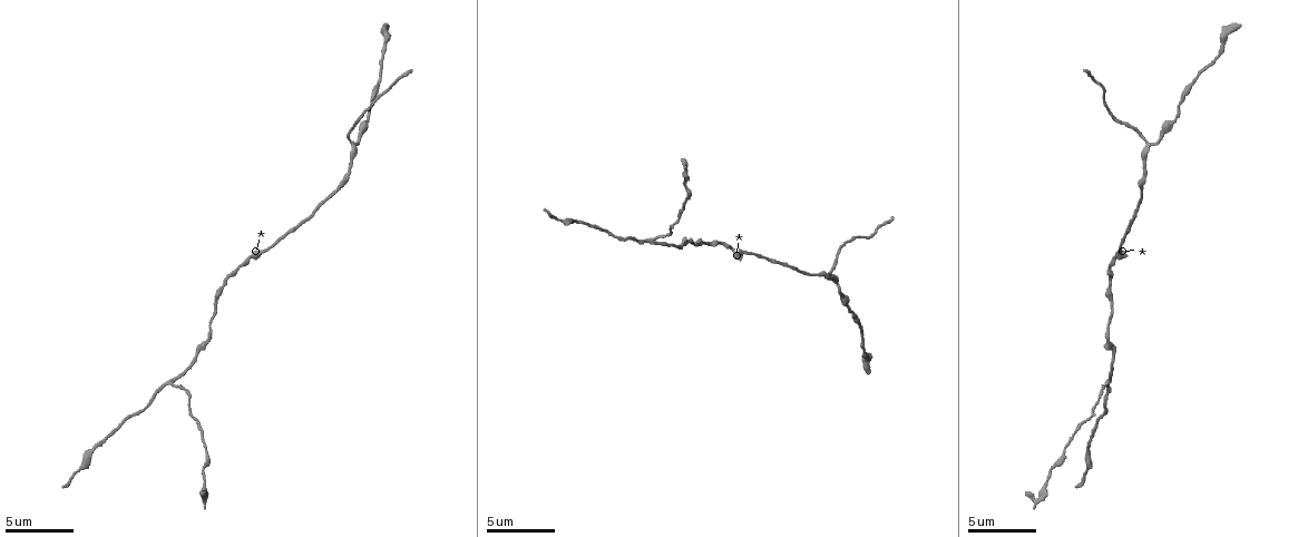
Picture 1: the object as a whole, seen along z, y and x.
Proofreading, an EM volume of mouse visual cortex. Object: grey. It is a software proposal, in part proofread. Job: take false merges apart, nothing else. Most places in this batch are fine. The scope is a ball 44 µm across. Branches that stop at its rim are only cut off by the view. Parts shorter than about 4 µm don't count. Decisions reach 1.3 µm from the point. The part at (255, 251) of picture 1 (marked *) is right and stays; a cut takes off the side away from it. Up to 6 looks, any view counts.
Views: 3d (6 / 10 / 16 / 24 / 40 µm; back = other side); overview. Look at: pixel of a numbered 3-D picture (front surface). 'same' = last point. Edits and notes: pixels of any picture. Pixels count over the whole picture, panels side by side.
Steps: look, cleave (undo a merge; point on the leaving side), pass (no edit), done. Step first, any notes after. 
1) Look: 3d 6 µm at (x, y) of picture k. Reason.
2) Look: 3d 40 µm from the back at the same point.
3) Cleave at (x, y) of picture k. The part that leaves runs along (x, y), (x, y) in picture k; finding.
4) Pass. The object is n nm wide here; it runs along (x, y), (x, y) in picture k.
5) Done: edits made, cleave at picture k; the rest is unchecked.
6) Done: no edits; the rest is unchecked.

Look: 3d 16 µm at (1107, 333) of picture 1. Calibre changes.

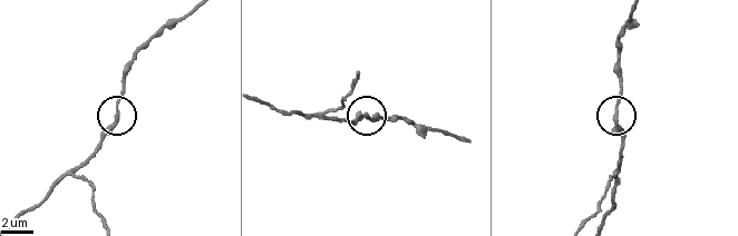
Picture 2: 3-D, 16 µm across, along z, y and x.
Pass. It runs along (168, 21), (139, 51), (126, 79), (116, 124), (87, 158) in picture 2; continuous, no second neuron.

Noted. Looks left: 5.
Look: 3d 16 µm at (1107, 382) of picture 1. Arms part here.

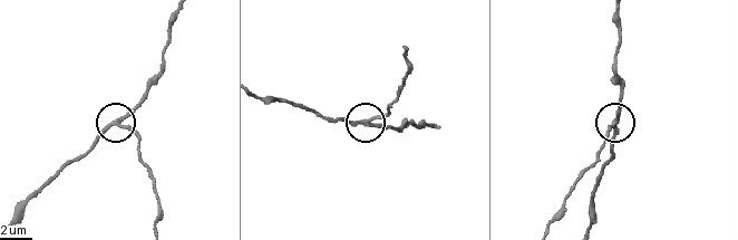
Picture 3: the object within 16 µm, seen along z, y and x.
Pass. The object is 220 nm wide here; it runs along (433, 126), (411, 123), (374, 126), (327, 118) in picture 3; one neuron here.

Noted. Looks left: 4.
Look: 3d 10 µm at (354, 144) of picture 1. Three arms meet.

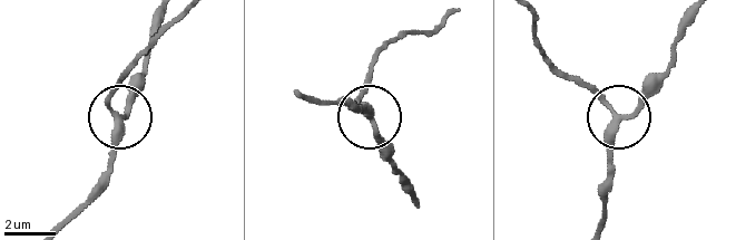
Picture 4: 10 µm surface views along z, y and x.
Pass. 3 arms meet here; it runs along (601, 221), (615, 120), (576, 76) in picture 4; continuous, no second neuron.

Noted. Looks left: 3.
Done: no edits; the rest is unchecked.

